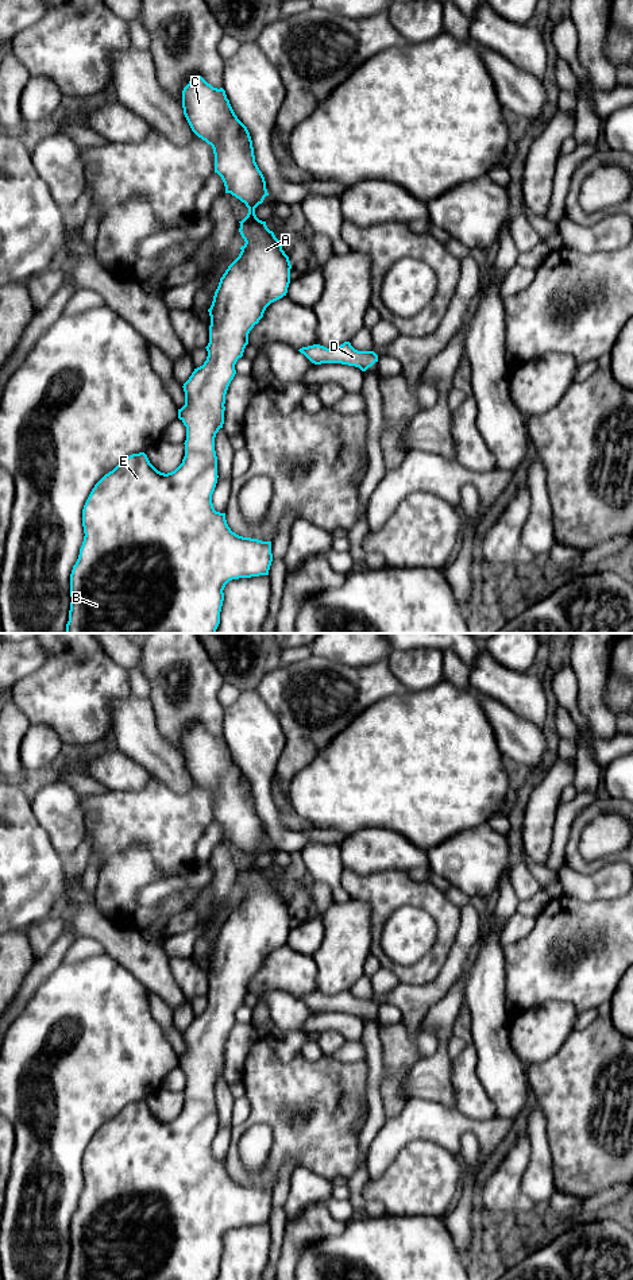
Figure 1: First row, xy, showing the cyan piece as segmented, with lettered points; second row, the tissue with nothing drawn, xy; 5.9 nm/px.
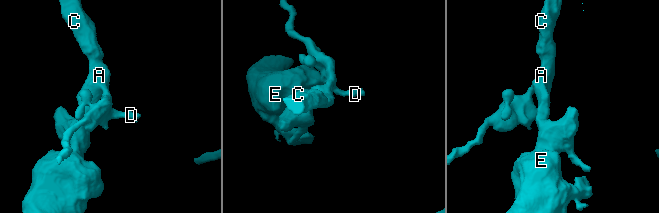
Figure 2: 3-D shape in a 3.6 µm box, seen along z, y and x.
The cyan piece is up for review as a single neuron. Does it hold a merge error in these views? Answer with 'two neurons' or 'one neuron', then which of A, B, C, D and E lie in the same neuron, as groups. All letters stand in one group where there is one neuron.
one neuron | A B C D E

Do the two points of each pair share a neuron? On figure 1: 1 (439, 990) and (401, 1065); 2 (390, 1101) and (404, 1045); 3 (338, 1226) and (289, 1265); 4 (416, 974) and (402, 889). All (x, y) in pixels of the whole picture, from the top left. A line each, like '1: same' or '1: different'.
1: different
2: same
3: same
4: same

